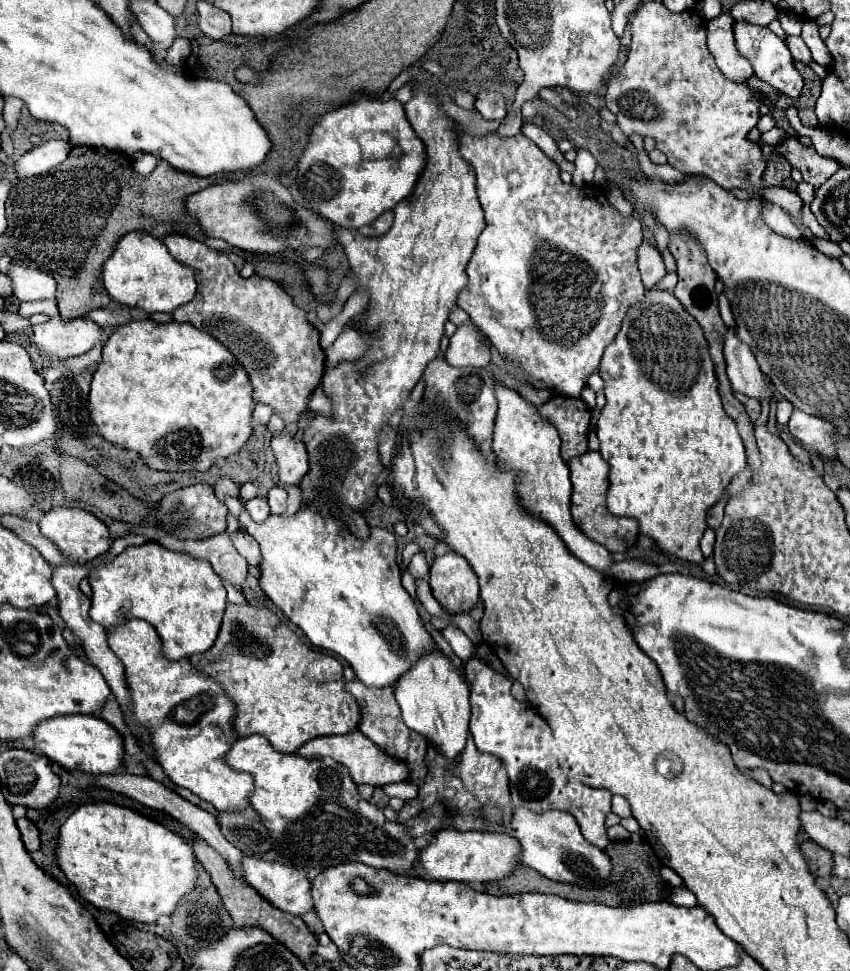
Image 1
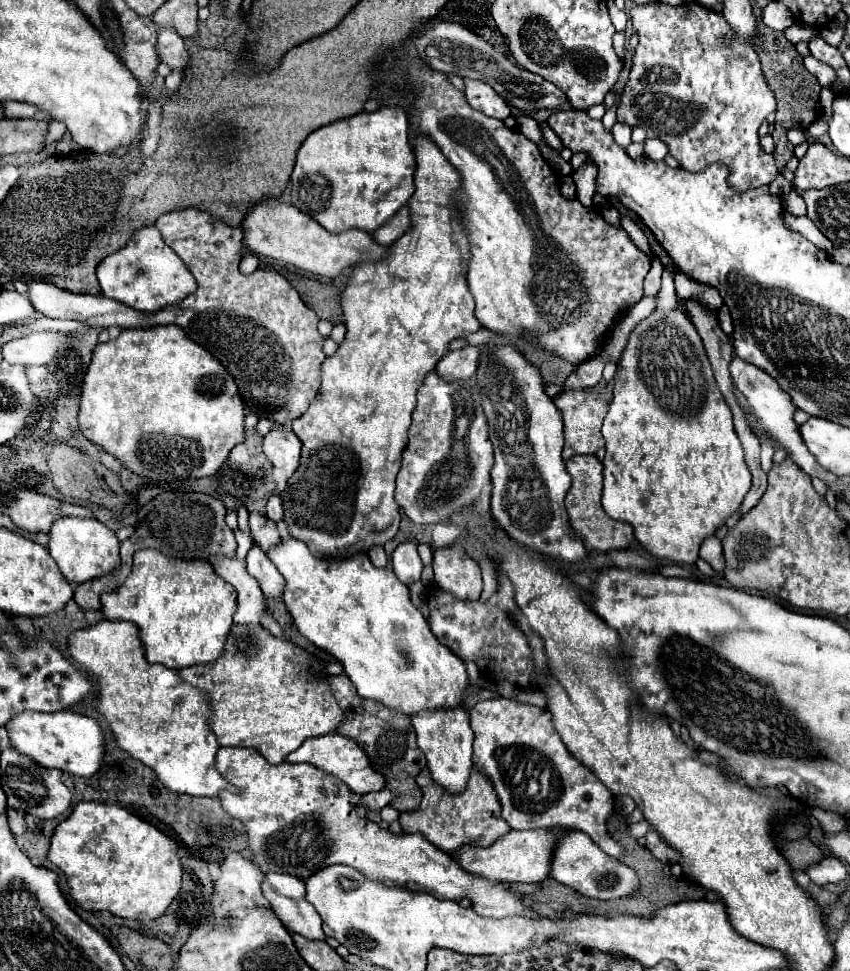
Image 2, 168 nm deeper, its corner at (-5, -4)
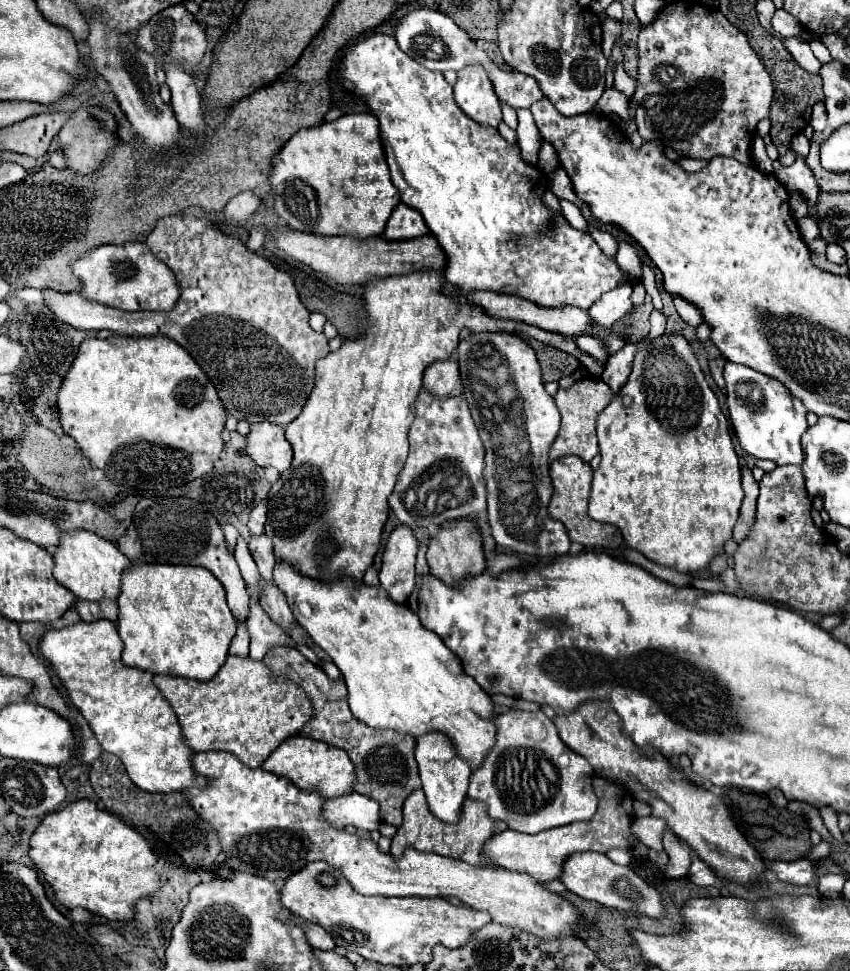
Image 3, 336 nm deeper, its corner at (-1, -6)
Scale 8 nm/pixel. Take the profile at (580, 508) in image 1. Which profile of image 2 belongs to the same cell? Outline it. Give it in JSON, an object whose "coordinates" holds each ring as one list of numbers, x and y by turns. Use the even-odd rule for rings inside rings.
{"coordinates":[[576,455,570,461,566,461,566,469,572,477,572,487,566,495,566,509,570,515,570,525,572,529,586,541,588,549,596,549,596,551,618,551,618,549,626,549,632,539,634,539,634,531,632,525,628,523,620,523,614,521,606,515,606,511,600,505,600,497,602,497,602,483,604,483,604,465,596,455]]}

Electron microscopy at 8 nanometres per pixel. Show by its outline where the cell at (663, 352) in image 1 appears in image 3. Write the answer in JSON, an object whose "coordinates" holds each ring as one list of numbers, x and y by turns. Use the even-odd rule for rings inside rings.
{"coordinates":[[660,335,638,349,626,385,598,415,596,431,602,461,592,479,590,517,616,525,628,547,662,567,680,573,706,569,732,537,744,491,740,485,738,455,728,433,728,421,682,335]]}

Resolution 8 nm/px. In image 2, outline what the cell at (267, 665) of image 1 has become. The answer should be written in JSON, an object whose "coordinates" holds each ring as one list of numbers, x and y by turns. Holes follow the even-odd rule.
{"coordinates":[[232,625,226,649,216,661,186,667,180,675,210,693,214,709,210,725,220,745,254,747,276,765,306,739,334,733,344,721,344,711,332,695,324,667,318,657,274,637,262,625]]}

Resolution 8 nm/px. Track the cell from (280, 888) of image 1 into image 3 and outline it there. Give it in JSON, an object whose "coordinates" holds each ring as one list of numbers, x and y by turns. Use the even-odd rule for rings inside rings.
{"coordinates":[[296,917,296,919,298,919,296,923,300,923,300,925,302,925,302,929,304,929,304,933,306,933,308,941,310,941,310,945,312,945,314,949,330,951,330,949,334,949,334,947,336,947,336,945,332,943,330,933,328,933,328,931,324,931,320,925,312,925,312,923,308,923,308,921,300,919,300,917]]}

